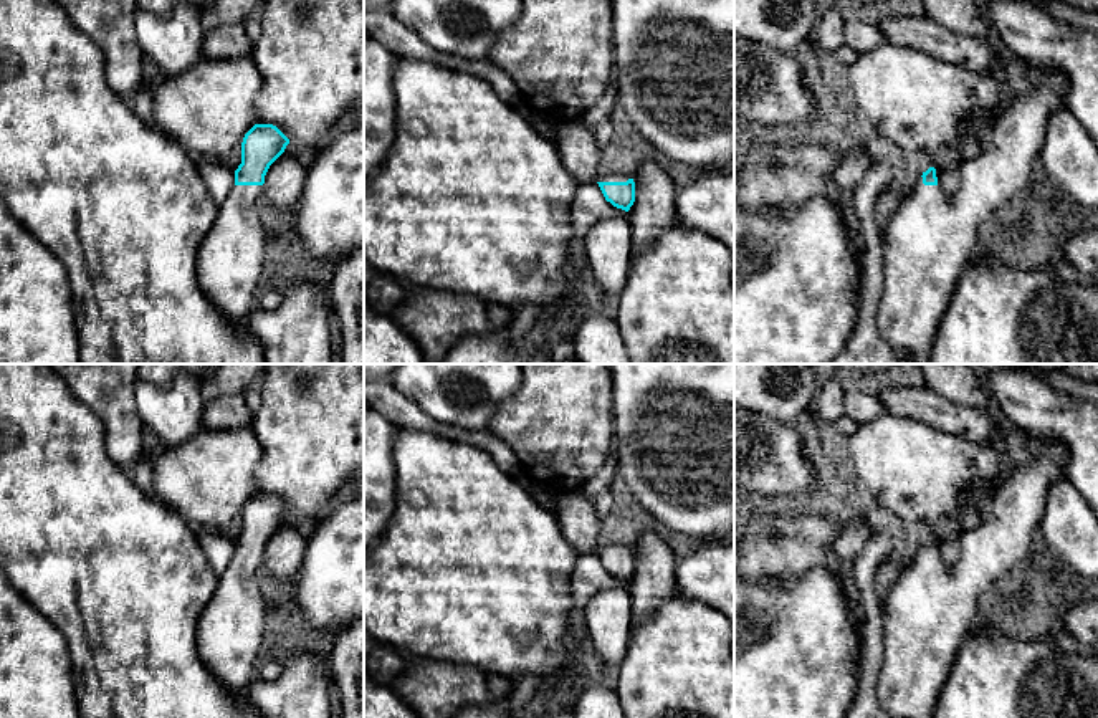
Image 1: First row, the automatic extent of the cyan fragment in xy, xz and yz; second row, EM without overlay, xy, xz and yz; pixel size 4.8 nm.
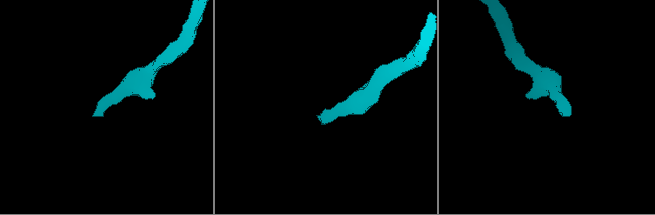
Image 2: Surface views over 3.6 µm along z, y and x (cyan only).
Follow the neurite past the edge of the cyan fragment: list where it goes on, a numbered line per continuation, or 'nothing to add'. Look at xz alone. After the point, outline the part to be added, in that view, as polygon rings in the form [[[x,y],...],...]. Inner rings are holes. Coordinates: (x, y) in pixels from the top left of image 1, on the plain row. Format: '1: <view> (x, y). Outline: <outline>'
1: xz (611, 548). Outline: [[[607,544],[599,548],[595,553],[627,553],[628,548],[623,544]]]

